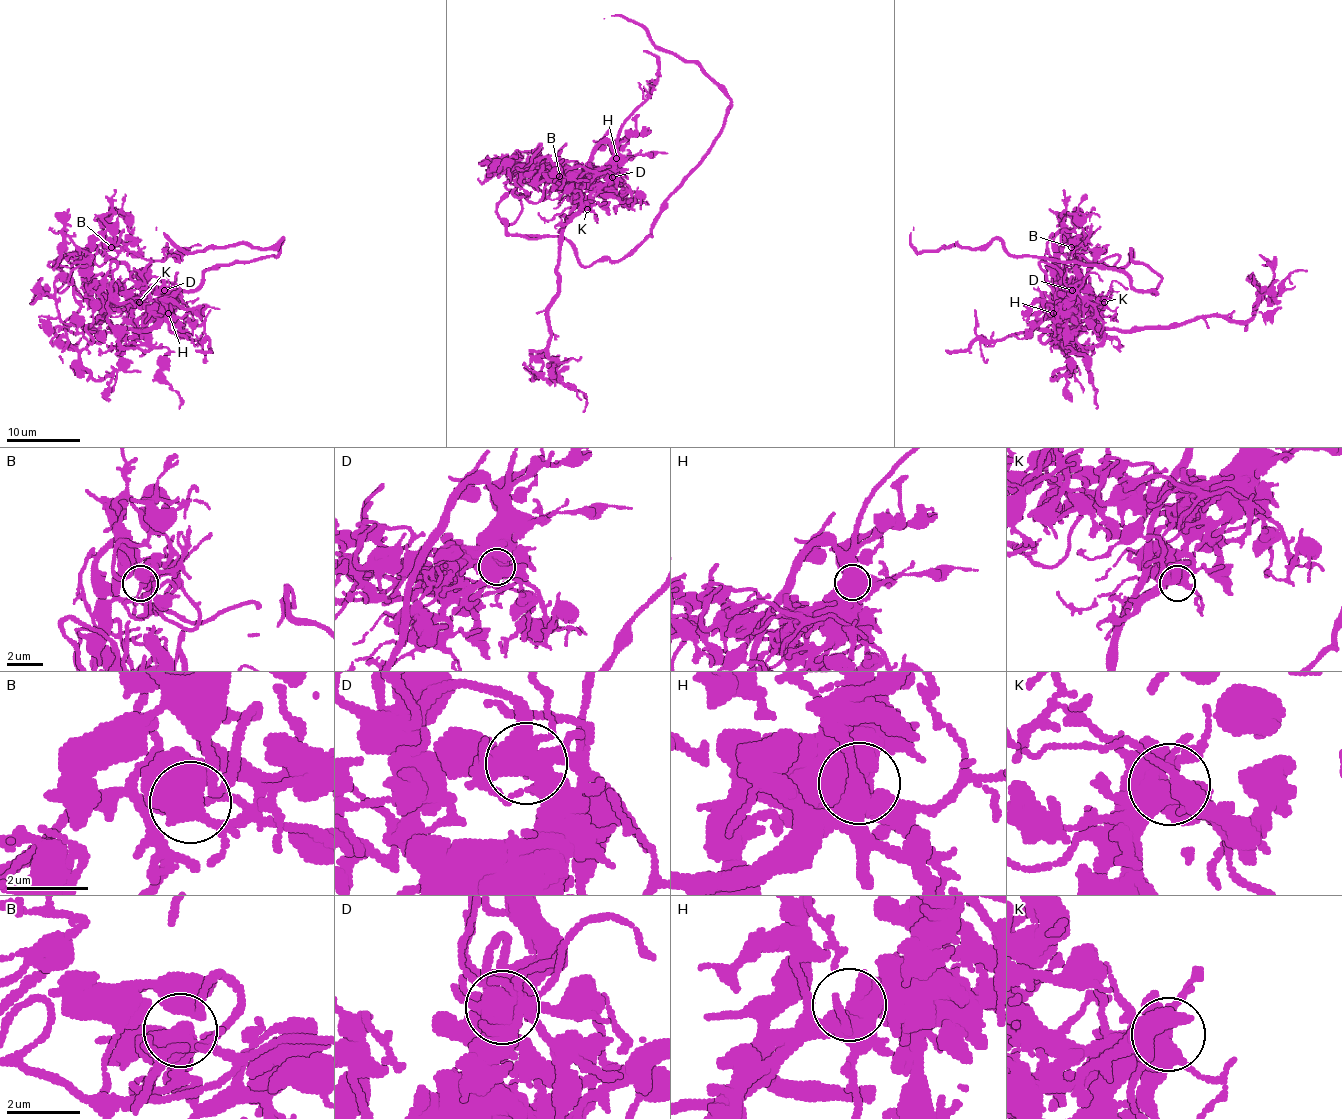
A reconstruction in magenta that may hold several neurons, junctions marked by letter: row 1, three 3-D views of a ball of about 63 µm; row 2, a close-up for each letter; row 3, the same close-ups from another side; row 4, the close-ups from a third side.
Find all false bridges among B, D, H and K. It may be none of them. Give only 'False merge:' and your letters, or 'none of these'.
False merge: D

